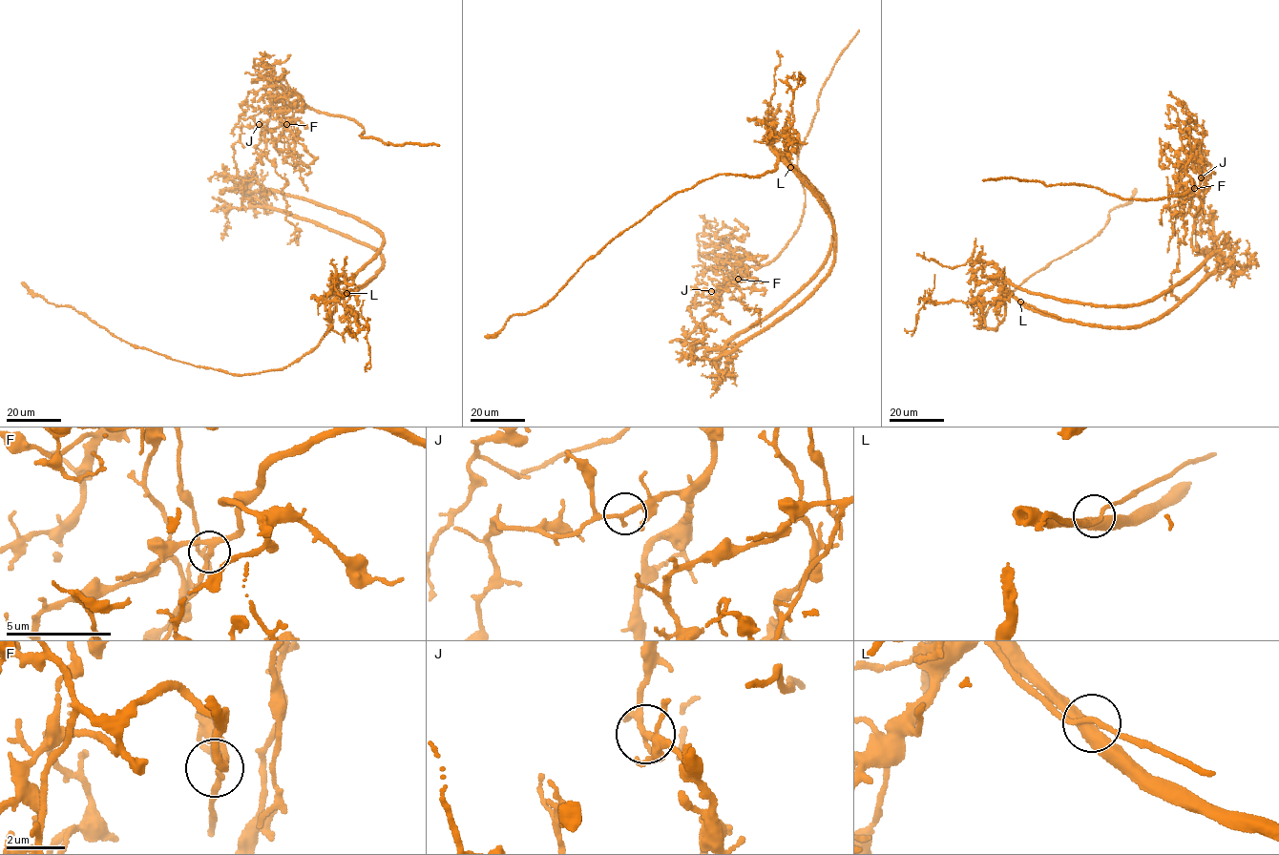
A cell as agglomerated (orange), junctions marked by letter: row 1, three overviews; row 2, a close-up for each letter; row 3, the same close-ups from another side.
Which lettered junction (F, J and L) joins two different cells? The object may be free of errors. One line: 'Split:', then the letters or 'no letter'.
Split: J

